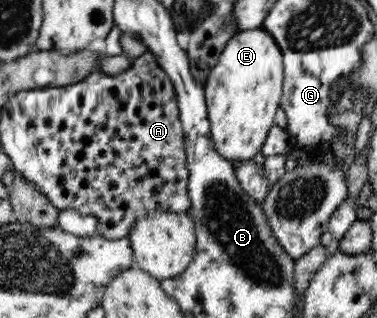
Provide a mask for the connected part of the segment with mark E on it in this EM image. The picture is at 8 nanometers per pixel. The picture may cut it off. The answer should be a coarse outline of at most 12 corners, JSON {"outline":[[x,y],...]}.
{"outline":[[239,30],[203,83],[215,150],[252,160],[275,125],[283,52]]}

